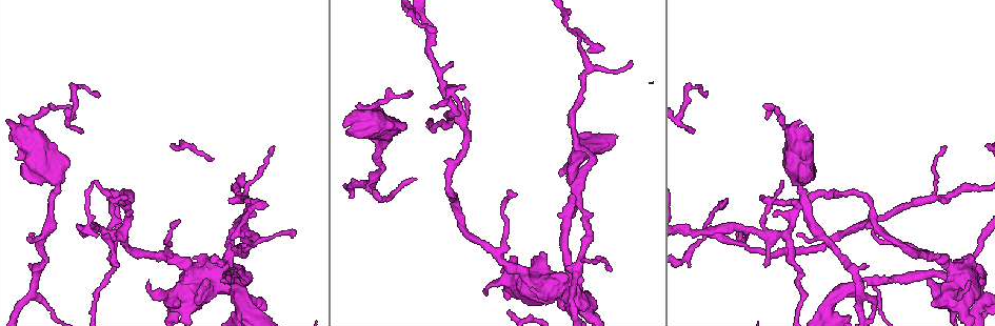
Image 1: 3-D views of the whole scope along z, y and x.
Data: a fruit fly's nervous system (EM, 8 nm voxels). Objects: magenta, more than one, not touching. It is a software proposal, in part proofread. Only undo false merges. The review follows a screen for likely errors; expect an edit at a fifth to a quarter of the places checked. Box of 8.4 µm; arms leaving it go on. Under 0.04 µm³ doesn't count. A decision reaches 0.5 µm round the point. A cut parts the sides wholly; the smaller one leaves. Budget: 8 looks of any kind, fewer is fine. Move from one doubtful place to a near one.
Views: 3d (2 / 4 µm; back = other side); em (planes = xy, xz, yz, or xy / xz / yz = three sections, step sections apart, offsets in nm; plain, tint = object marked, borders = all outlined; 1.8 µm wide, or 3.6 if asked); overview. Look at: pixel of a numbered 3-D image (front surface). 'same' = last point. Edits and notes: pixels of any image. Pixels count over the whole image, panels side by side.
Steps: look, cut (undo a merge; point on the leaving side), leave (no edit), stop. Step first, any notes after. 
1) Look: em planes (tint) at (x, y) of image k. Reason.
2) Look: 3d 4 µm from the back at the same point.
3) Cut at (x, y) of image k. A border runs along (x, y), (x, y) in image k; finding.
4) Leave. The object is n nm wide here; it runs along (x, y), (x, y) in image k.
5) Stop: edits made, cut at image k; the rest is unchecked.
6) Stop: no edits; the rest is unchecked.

Look: em planes (tint) at (455, 99) of image 1. Touches itself.

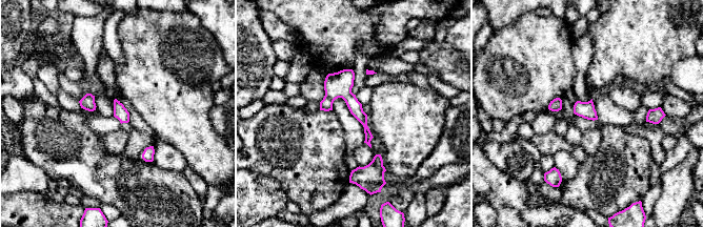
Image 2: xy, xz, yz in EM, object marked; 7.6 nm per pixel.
Leave. It runs along (330, 76), (362, 118), (367, 140) in image 2; all the same cell.

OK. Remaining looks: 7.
Look: em yz step 16 (tint) at (573, 198) of image 1.

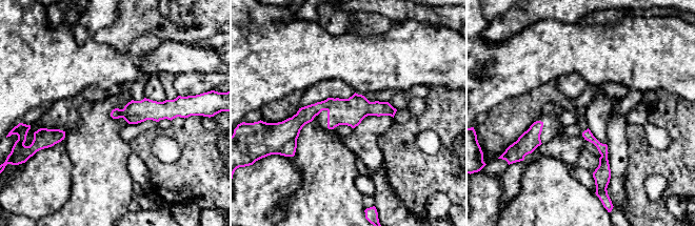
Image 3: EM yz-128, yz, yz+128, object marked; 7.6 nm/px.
Leave. It runs along (393, 110), (319, 106), (286, 123) in image 3; continuous, no second cell.

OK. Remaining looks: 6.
Look: 3d 4 µm from the back at (566, 291) of image 1. Four arms meet.

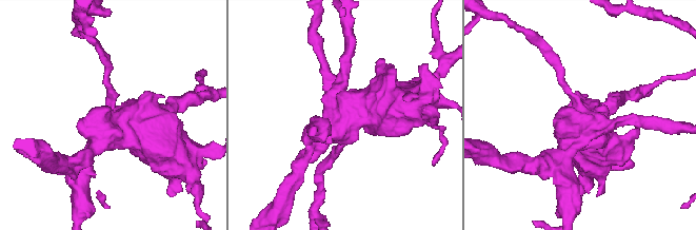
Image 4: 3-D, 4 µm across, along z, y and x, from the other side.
Look: em 3.6 µm xy step 4 (tint) at (576, 112) of image 4. Shape alone is not enough.

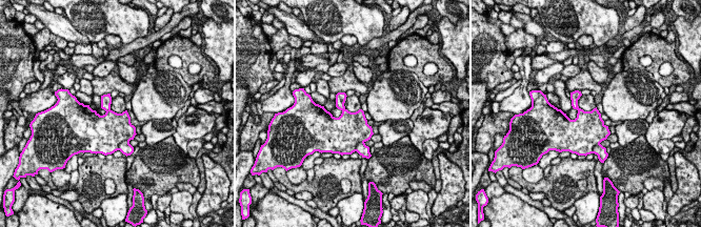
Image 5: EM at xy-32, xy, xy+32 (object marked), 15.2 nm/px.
Look: em 3.6 µm planes (tint) at the same point. Another direction.

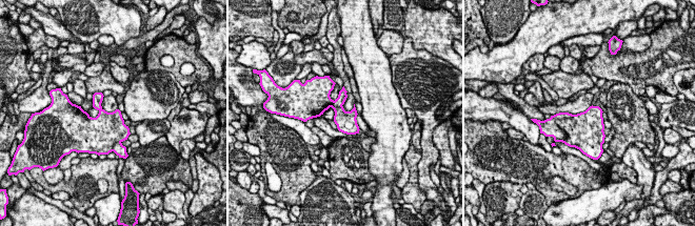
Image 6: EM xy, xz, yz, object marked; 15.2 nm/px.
Cut at (549, 127) of image 6. The object is 320 nm wide here; a border runs along (573, 115), (556, 139) in image 6; a second cell is stuck on.

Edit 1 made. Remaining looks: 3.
Stop: edits made, cut at image 6; the rest is unchecked.

